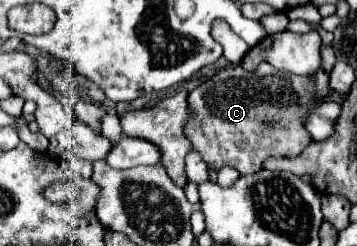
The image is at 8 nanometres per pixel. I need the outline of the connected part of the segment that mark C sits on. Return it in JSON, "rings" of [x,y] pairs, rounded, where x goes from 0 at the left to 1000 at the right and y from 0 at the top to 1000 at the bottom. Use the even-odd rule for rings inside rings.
{"rings":[[[908,183],[896,289],[857,313],[790,297],[751,256],[734,256],[706,297],[678,272],[633,272],[532,378],[538,476],[521,508],[521,557],[599,695],[644,671],[672,711],[700,711],[723,703],[751,638],[829,638],[874,573],[852,516],[857,459],[885,402],[930,386],[919,321],[936,256],[936,207]]]}

